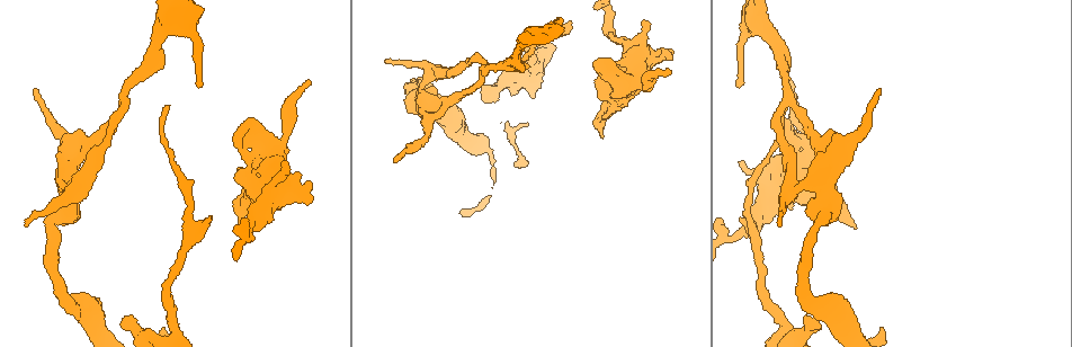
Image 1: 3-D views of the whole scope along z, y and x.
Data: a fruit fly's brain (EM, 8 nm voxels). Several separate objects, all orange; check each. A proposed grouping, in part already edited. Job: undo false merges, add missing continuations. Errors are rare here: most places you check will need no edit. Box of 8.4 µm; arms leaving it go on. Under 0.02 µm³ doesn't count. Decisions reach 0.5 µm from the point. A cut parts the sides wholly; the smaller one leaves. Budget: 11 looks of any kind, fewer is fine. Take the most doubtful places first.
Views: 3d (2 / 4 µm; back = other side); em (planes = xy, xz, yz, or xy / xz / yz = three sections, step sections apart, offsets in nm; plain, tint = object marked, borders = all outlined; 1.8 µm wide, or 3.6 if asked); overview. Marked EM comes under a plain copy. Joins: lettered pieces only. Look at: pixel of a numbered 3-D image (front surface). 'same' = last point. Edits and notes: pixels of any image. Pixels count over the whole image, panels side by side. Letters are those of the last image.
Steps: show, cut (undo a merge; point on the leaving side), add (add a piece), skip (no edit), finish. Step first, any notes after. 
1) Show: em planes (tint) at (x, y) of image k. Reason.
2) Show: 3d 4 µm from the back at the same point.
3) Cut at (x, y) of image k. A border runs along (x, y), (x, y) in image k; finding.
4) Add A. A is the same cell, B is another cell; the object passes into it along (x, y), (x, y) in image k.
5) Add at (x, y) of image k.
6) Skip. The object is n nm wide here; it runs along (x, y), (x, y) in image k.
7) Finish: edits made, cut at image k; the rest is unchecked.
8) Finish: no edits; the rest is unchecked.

Show: em planes (borders) at (308, 80) of image 1. An open end.

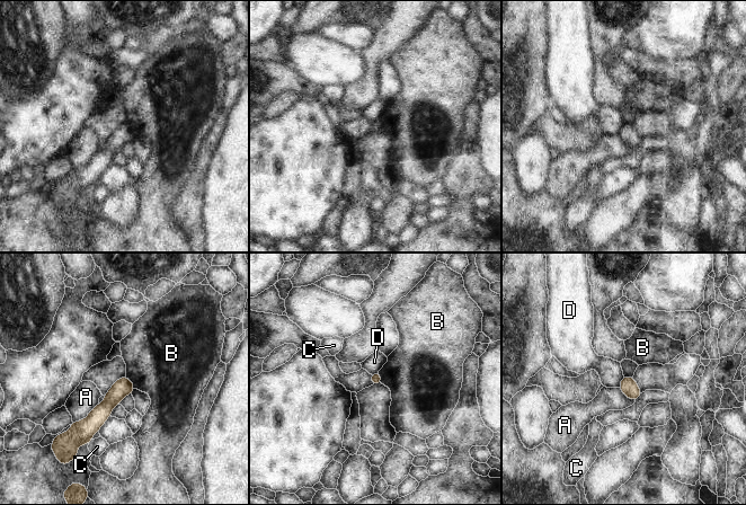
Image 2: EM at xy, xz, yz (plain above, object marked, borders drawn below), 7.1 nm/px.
Skip. A, B, C and D are other cells; a border runs along (125, 375), (135, 388) in image 2; no lettered piece goes on from it.

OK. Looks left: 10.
Show: em planes (borders) at (534, 34) of image 1. Sharp bend.

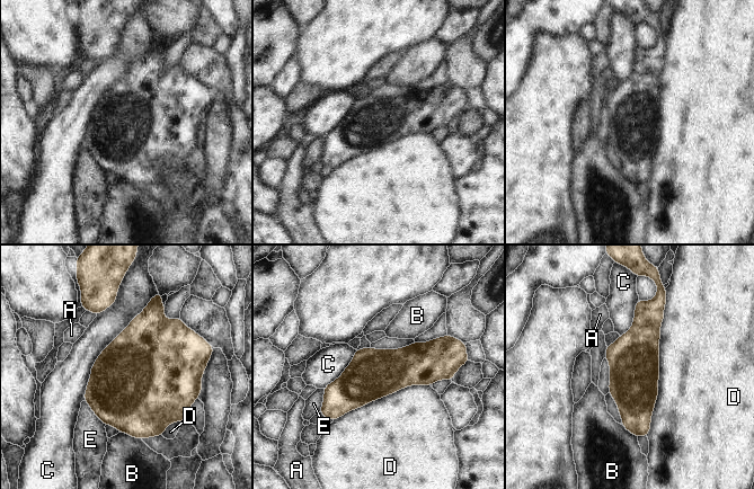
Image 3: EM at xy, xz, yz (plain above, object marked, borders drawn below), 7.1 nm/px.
Skip. The longest contact is with D, 1000 nm; A, B, C, D and E are other cells; a border runs along (666, 301), (658, 394), (647, 436) in image 3; all the same cell.

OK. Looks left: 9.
Show: em planes (borders) at (603, 136) of image 1. Branch stops here.

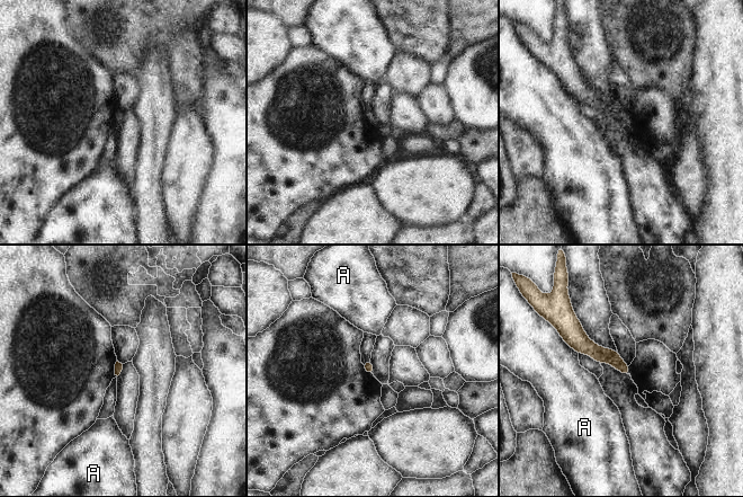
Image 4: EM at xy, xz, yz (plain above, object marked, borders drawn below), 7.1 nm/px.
Skip. A is another cell; a border runs along (557, 330), (558, 335), (578, 354) in image 4; no lettered piece goes on from it.

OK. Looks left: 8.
Show: em yz step 8 (borders) at (738, 85) of image 1. Free end.

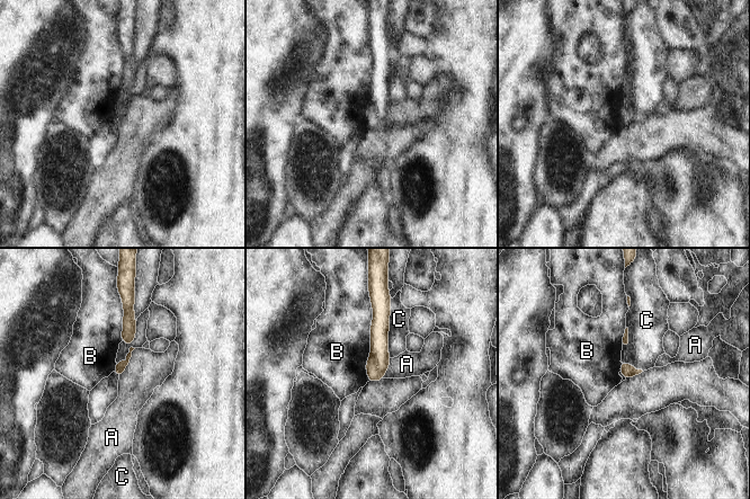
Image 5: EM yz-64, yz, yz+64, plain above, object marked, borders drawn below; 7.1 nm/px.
Skip. A, B and C are other cells; a border runs along (371, 296), (367, 381) in image 5; no lettered piece goes on from it.

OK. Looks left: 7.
Finish: no edits; the rest is unchecked.

